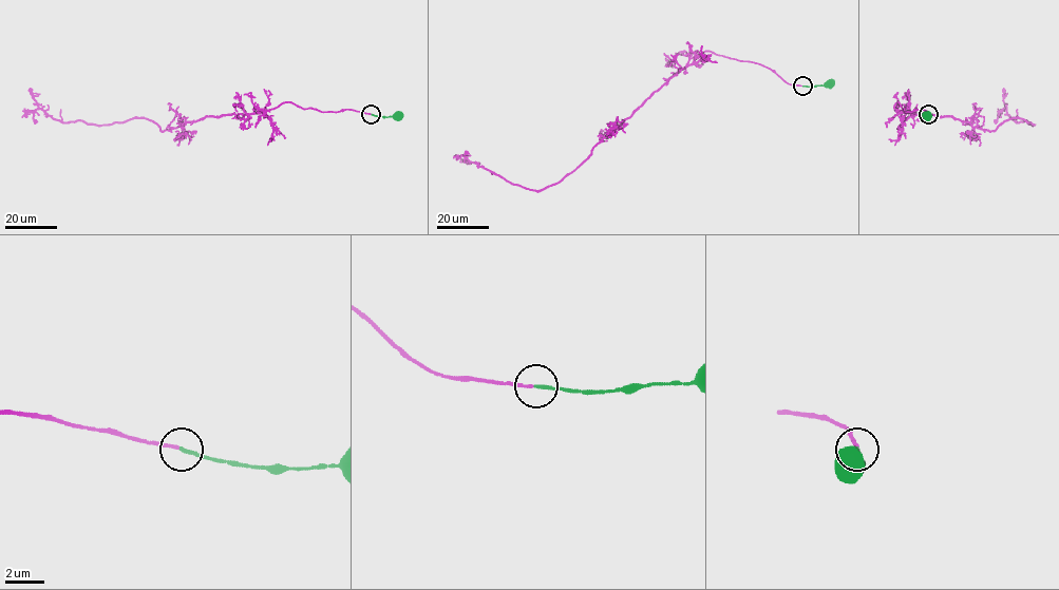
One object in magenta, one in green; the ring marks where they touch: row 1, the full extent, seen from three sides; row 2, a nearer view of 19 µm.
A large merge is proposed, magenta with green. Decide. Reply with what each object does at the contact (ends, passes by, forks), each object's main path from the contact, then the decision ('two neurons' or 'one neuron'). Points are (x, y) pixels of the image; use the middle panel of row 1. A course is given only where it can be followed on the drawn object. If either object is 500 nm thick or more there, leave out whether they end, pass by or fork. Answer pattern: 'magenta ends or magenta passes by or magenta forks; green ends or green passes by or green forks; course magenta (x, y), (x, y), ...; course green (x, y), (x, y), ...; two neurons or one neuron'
magenta ends; green ends; course magenta (801, 86), (790, 84), (753, 62), (704, 51), (691, 58), (556, 183), (529, 189), (461, 160); course green (802, 86), (829, 83); one neuron

